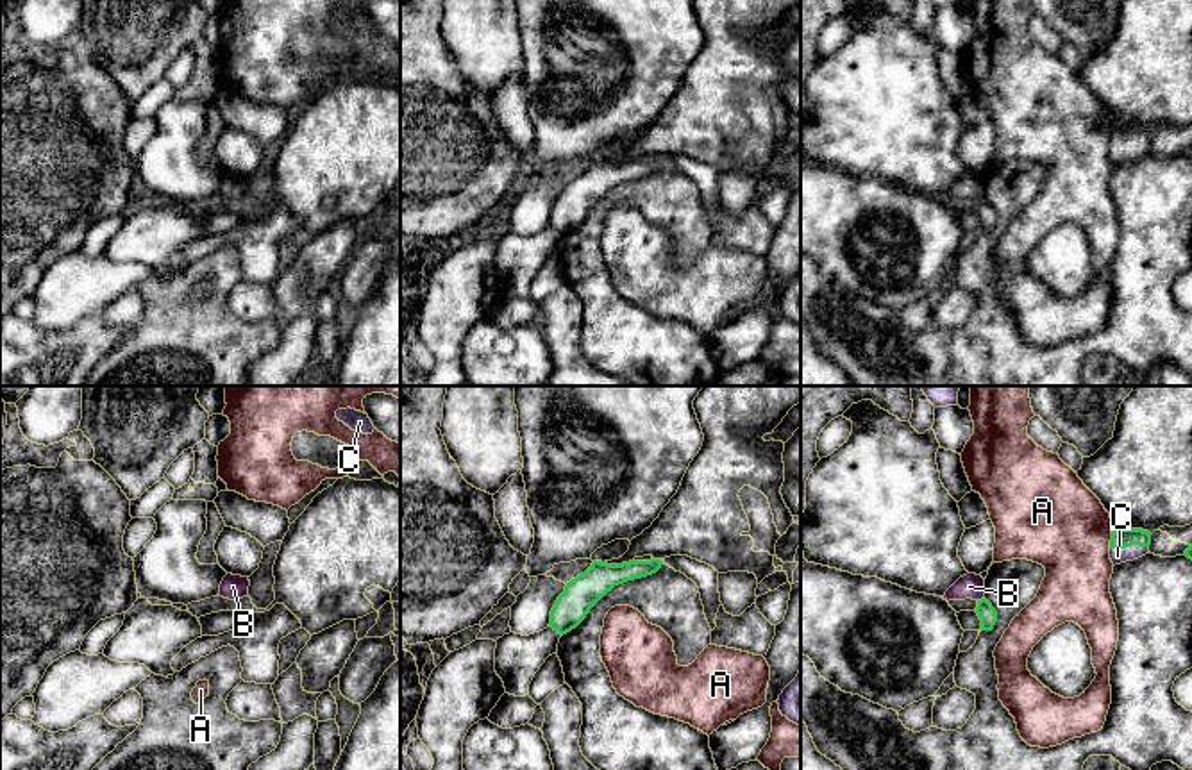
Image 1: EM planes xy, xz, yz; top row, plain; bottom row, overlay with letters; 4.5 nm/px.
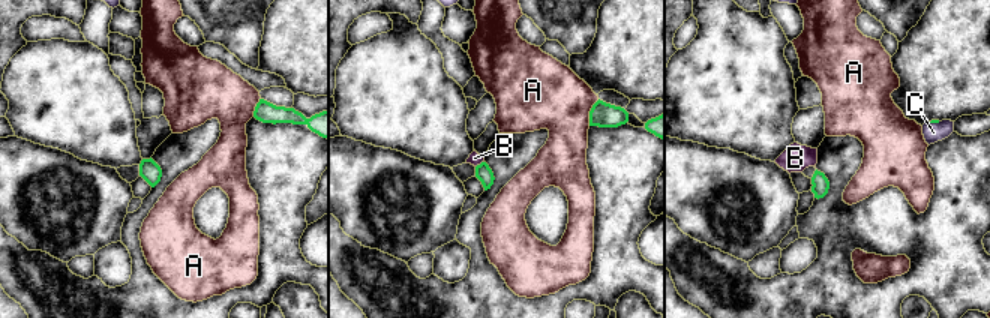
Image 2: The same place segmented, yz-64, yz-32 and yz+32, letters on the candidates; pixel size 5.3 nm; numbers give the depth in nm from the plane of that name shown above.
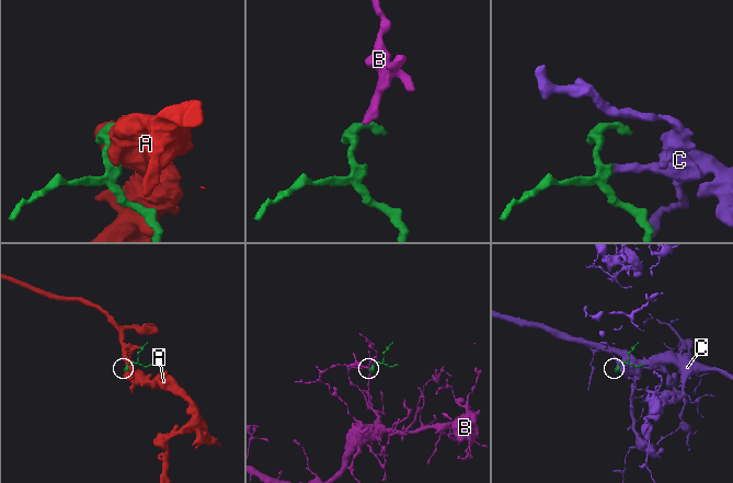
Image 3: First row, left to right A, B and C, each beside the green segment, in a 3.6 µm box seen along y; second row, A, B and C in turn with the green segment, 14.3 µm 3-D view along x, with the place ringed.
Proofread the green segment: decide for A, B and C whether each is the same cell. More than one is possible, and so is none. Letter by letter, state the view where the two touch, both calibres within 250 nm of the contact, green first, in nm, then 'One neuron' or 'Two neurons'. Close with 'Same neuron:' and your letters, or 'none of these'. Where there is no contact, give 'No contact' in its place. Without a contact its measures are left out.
A: Touches green in yz. Thickness 90 nm (green) against 400 nm. Two neurons
B: Touches green in yz. Thickness 80 nm (green) against 110 nm. Two neurons
C: Touches green in yz. Thickness 90 nm (green) against 70 nm. One neuron
Same neuron: C

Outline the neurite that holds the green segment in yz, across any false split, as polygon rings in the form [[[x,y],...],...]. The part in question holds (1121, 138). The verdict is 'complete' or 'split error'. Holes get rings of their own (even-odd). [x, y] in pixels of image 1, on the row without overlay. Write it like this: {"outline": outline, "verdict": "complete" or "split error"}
{"outline": [[[1117,129],[1110,139],[1110,159],[1115,164],[1149,154],[1151,132],[1142,129]]], "verdict": "split error"}

